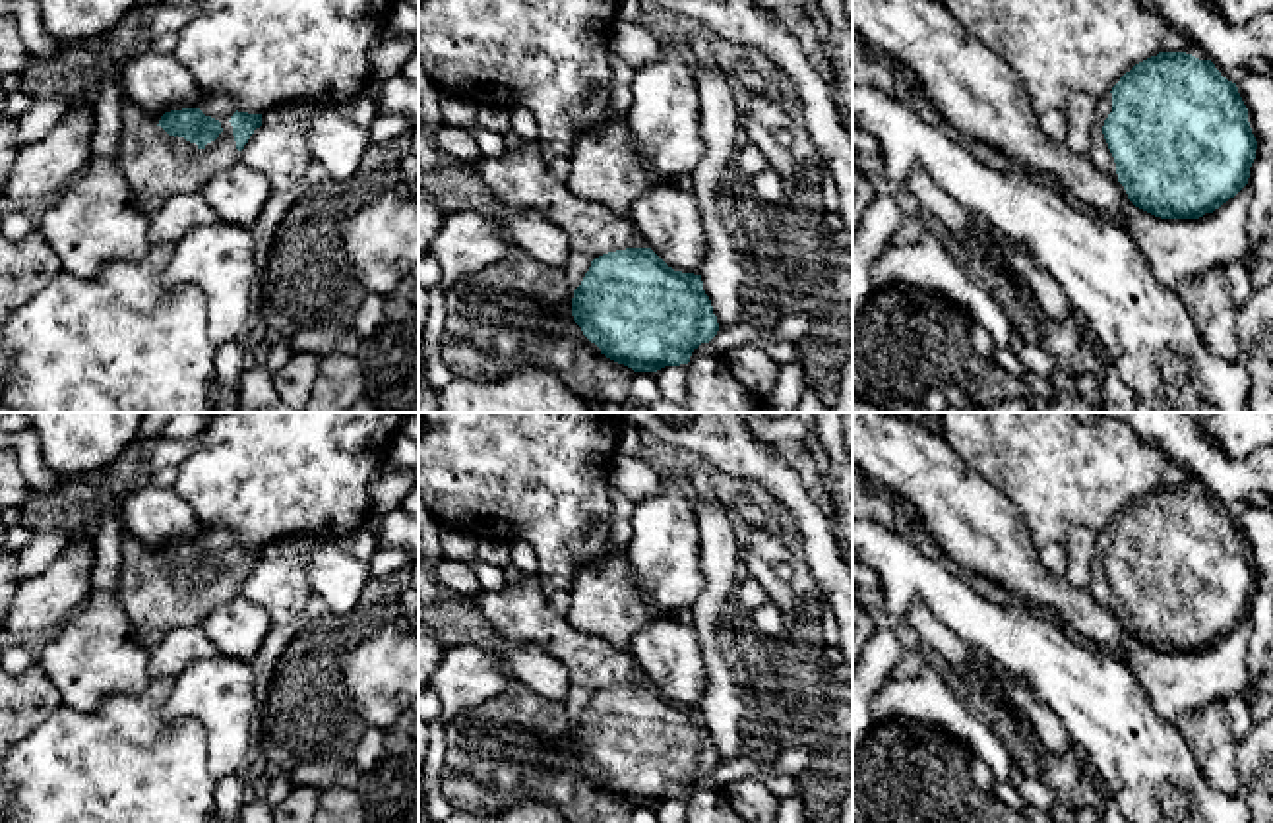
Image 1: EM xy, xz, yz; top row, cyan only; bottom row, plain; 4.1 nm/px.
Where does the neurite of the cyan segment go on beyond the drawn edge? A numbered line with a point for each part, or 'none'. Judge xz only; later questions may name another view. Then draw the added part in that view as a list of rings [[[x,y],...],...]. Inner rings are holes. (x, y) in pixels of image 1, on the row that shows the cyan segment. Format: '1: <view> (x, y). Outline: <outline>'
1: xz (522, 179). Outline: [[[523,141],[517,149],[504,147],[494,157],[481,155],[469,167],[486,182],[490,192],[500,198],[504,205],[515,211],[535,211],[562,229],[570,244],[564,271],[574,290],[581,285],[595,258],[626,248],[651,248],[639,234],[632,217],[616,217],[606,207],[574,196],[566,182],[556,180],[537,141]]]

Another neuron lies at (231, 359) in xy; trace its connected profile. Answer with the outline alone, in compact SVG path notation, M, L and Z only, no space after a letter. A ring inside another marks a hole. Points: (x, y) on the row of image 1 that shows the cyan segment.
M227 341L215 349L215 378L211 385L213 412L217 412L231 395L240 395L246 368L248 351L244 341Z

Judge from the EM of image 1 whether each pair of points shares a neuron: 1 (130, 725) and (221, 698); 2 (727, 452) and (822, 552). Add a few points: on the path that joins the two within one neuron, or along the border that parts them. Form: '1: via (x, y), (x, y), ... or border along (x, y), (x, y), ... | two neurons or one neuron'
1: border along (173, 680), (165, 717), (192, 719), (206, 736) | two neurons
2: via (758, 467), (766, 469), (808, 512), (812, 521) | one neuron

